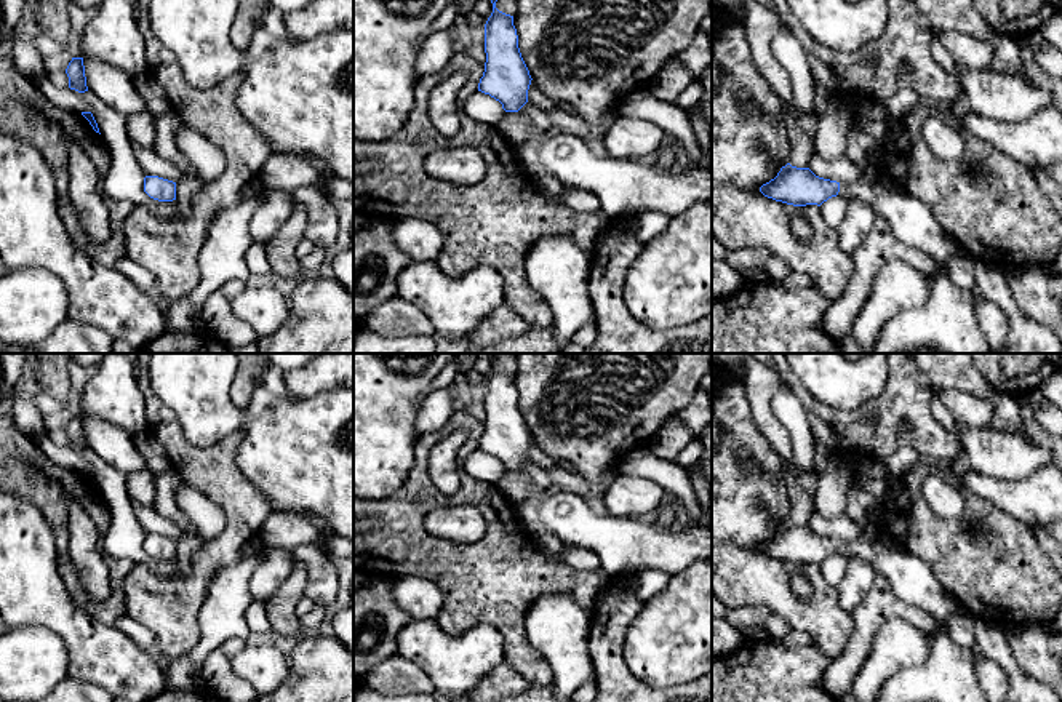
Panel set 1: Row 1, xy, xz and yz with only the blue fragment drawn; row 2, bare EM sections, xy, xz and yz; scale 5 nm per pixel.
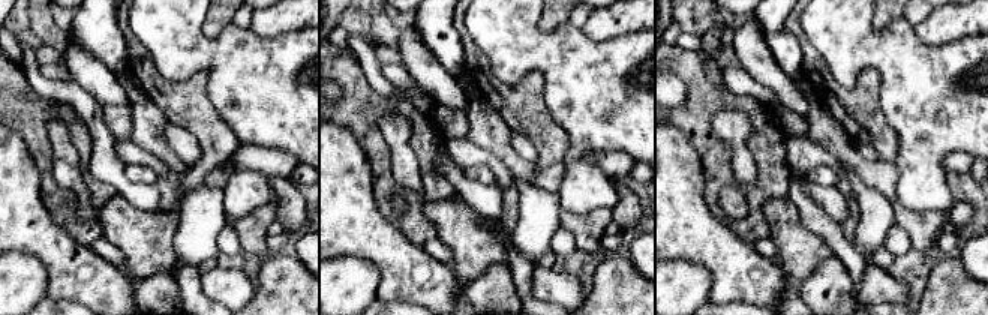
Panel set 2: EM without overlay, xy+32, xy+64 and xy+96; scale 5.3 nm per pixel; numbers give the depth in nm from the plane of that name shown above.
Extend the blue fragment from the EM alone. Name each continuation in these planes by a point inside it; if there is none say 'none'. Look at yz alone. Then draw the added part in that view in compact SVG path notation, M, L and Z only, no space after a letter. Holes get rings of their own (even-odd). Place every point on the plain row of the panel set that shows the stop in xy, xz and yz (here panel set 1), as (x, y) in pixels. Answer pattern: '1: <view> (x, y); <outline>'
1: yz (912, 579); M878 529L862 532L857 542L840 542L838 553L846 560L859 558L870 564L876 574L888 579L900 601L920 608L937 625L952 614L974 617L968 608L948 595L924 560L904 550Z

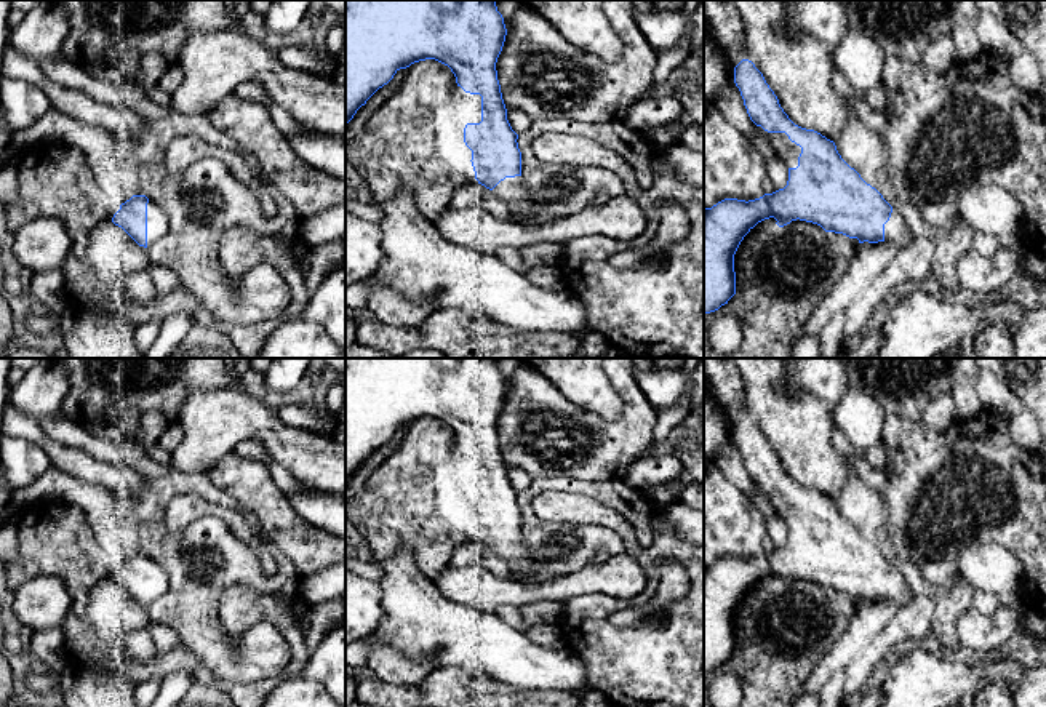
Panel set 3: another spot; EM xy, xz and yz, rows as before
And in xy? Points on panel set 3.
1: xy (157, 579); M152 560L147 561L147 606L168 593L170 579L168 574Z

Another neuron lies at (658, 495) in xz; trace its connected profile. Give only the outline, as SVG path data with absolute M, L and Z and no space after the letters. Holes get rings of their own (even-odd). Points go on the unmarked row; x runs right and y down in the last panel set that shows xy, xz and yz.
M648 483L640 491L654 507L665 507L672 502L672 494L665 483Z

